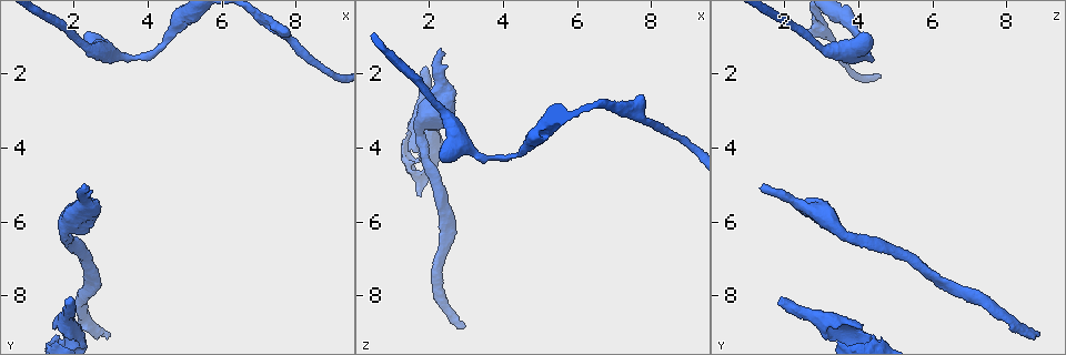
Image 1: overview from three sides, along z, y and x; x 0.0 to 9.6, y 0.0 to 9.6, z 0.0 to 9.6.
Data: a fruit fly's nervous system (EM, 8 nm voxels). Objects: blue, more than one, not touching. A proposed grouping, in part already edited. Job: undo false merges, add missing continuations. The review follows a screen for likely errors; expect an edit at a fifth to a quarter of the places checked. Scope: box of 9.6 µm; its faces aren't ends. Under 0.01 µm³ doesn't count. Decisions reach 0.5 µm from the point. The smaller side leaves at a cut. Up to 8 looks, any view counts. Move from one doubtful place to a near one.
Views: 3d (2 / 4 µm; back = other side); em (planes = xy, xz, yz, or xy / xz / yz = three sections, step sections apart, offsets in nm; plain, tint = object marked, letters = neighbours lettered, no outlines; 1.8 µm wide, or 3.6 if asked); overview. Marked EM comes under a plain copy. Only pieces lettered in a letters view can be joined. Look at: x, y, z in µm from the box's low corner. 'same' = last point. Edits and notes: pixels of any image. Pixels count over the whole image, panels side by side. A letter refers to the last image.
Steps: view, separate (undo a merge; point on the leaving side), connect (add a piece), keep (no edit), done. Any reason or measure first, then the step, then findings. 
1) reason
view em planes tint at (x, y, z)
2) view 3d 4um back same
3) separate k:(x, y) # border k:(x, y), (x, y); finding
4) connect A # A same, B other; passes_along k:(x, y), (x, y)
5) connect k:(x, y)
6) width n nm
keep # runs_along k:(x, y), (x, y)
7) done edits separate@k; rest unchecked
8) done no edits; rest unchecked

branch stops here
view 3d 4um back at (1.90, 8.20, 1.75)

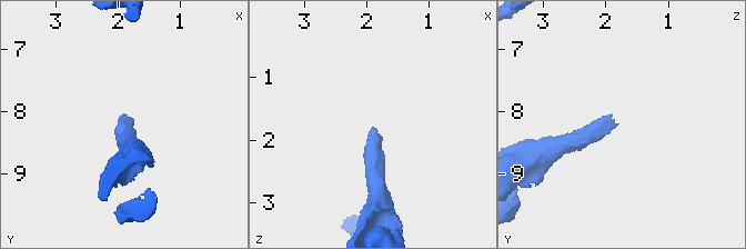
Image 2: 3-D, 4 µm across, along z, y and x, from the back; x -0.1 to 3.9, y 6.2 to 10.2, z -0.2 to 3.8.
view em xz step 8 letters at (1.90, 8.20, 1.80)

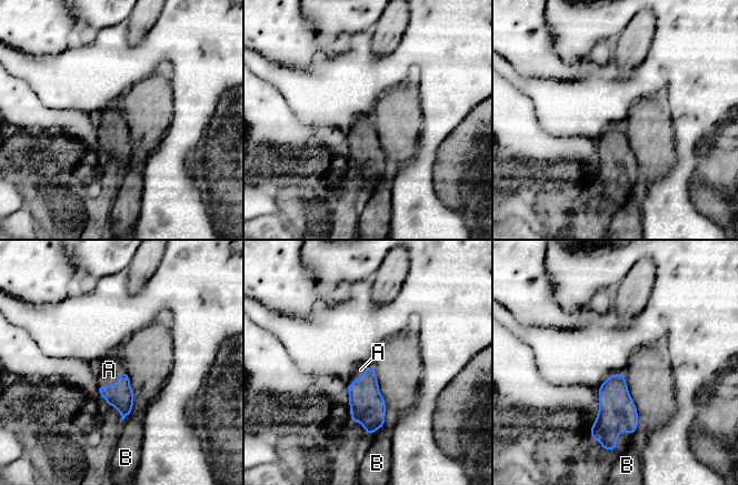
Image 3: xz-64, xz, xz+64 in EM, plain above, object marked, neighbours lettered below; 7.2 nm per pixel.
connect A # A same, B other; passes_along 3:(120, 395), (113, 384), (109, 370); it goes on there

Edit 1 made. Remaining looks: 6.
view overview

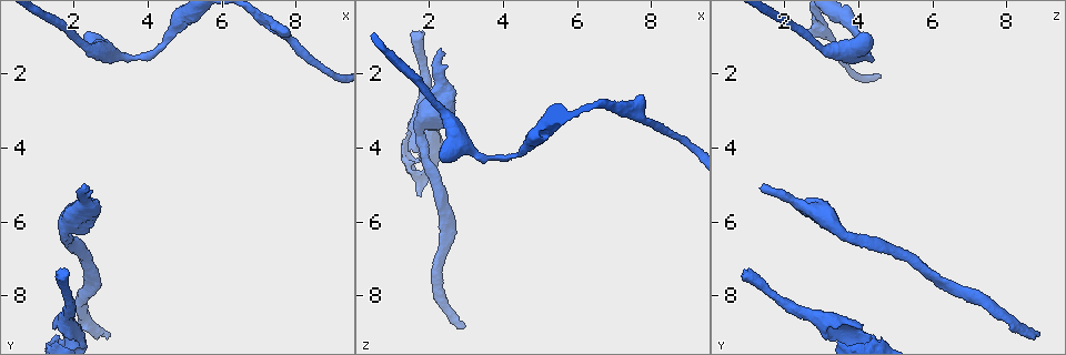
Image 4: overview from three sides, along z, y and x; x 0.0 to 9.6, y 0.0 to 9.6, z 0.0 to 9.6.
thick turns thin
view 3d 4um at (2.90, 1.40, 3.80)

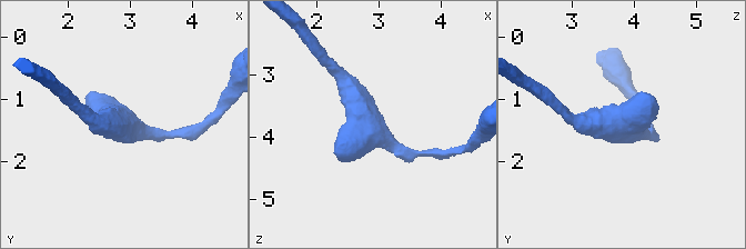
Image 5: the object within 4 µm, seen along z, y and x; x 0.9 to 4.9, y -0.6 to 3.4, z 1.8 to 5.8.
view em xz step 8 tint at (2.85, 1.35, 3.85)

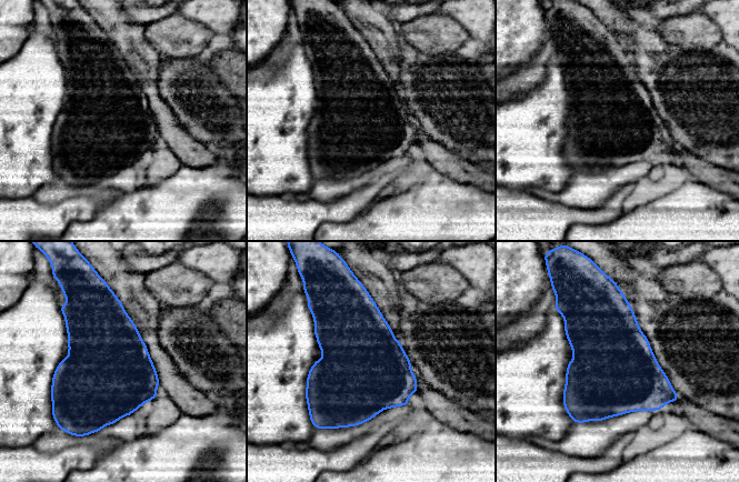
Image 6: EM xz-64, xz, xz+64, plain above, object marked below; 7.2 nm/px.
view em xz step 8 letters same

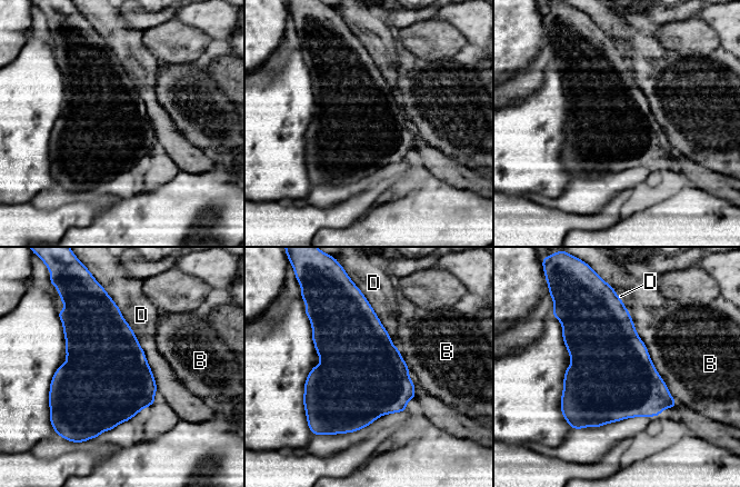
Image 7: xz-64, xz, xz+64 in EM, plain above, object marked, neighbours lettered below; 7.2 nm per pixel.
width 650 nm
keep # B other, D other; border 7:(109, 296), (132, 329), (158, 390); continuous, no second cell

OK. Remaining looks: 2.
free end
view em yz step 8 tint at (7.80, 0.85, 2.55)

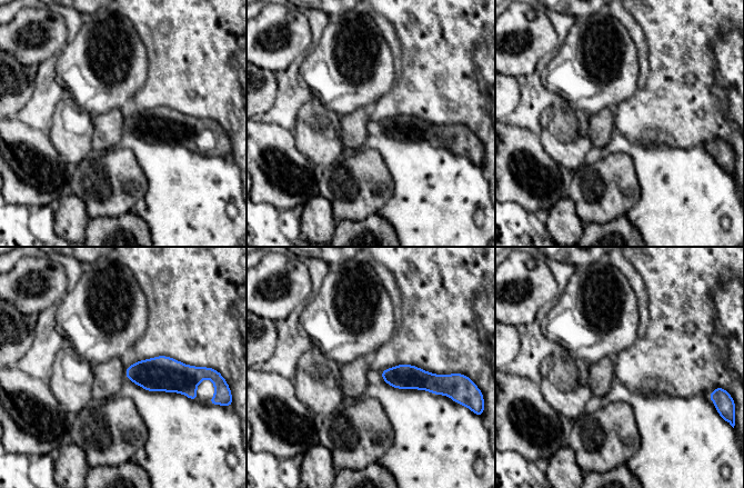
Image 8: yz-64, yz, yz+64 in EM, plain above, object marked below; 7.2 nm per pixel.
another direction
view em planes letters same

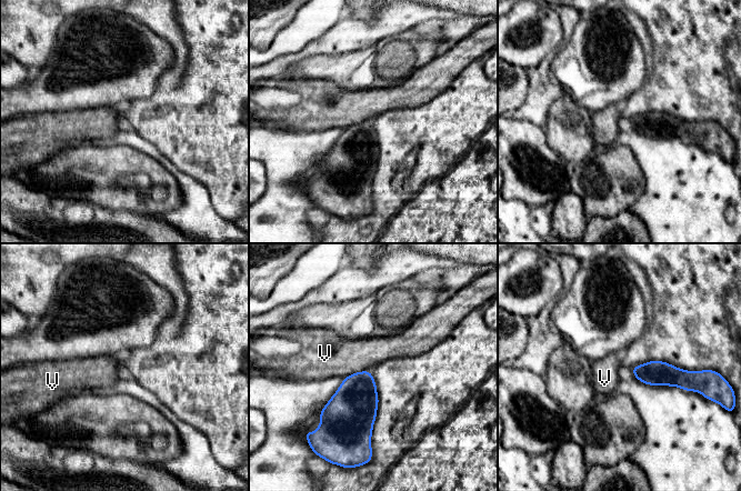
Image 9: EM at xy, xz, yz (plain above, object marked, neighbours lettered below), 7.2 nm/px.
keep # V other; border 9:(368, 369), (348, 374), (343, 379); none of them fits

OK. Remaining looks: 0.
done edits connect@3; rest unchecked

